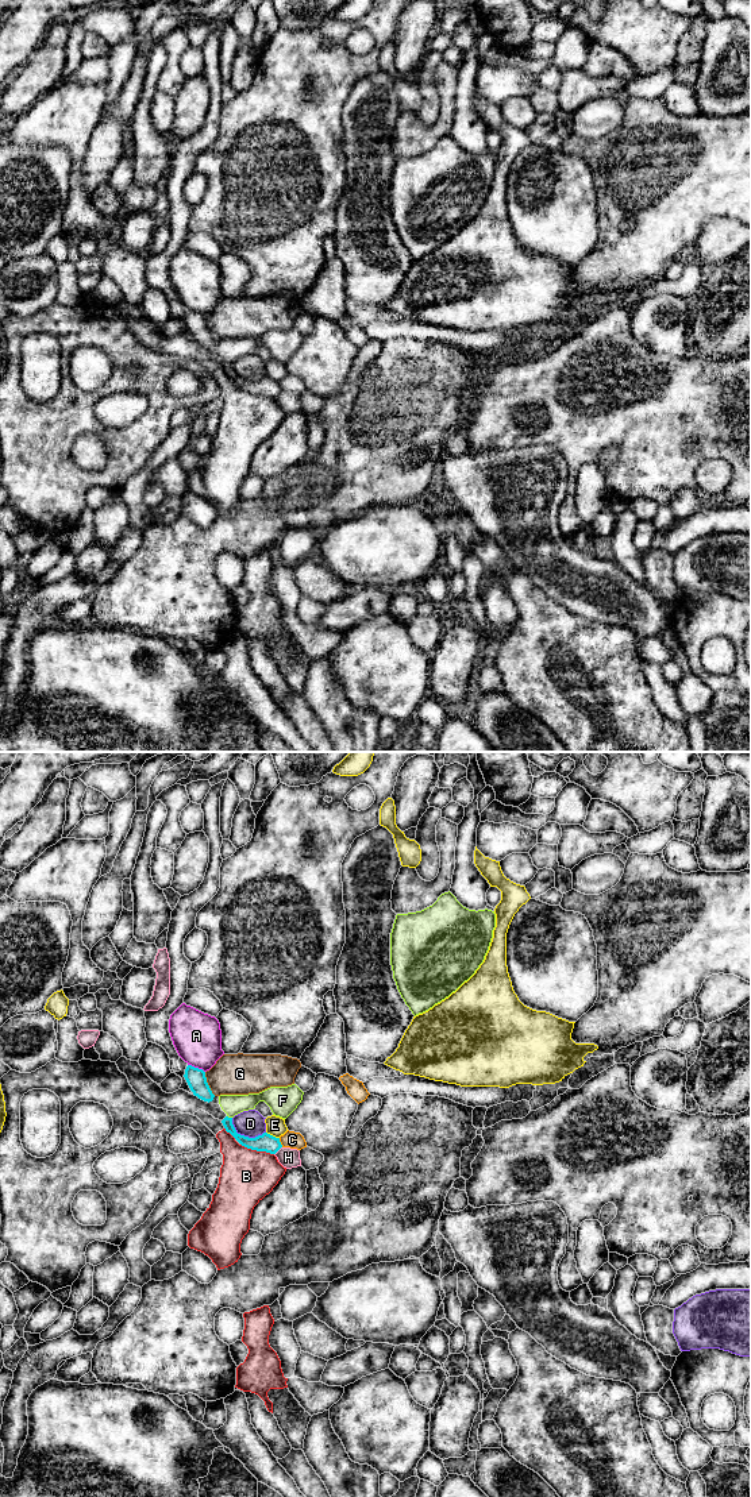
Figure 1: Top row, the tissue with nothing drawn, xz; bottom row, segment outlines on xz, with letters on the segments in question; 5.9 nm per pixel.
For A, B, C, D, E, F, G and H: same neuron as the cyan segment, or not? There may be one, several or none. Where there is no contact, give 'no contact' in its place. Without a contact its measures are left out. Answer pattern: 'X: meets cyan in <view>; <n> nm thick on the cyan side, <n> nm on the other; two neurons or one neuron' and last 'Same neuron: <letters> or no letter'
A: meets cyan in xz; 120 nm thick on the cyan side, 280 nm on the other; two neurons
B: meets cyan in xz; 110 nm thick on the cyan side, 320 nm on the other; two neurons
C: meets cyan in xz; 110 nm thick on the cyan side, 100 nm on the other; two neurons
D: meets cyan in xz; 110 nm thick on the cyan side, 160 nm on the other; two neurons
E: meets cyan in xz; 110 nm thick on the cyan side, 120 nm on the other; two neurons
F: meets cyan in xz; 100 nm thick on the cyan side, 130 nm on the other; two neurons
G: meets cyan in xz; 120 nm thick on the cyan side, 240 nm on the other; two neurons
H: meets cyan in xz; 110 nm thick on the cyan side, 120 nm on the other; two neurons
Same neuron: no letter

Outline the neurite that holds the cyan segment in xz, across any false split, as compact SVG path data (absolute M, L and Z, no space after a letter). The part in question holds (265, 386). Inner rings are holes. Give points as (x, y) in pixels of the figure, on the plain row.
M226 360L222 367L226 375L230 377L242 390L247 393L276 398L282 391L280 382L276 382L267 377L263 377L255 382L249 382L238 378L232 369L232 362Z

